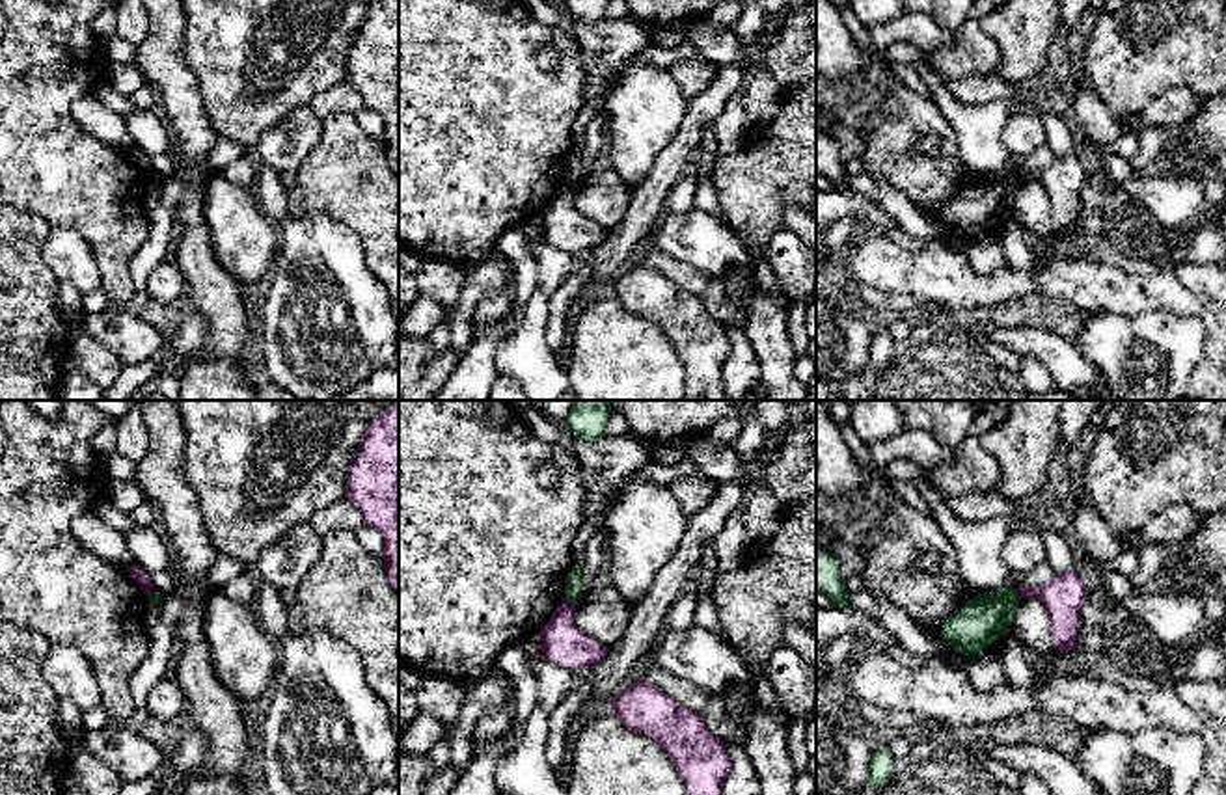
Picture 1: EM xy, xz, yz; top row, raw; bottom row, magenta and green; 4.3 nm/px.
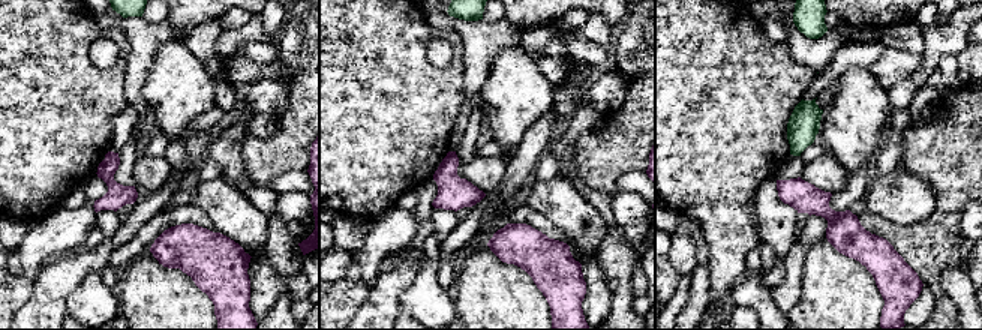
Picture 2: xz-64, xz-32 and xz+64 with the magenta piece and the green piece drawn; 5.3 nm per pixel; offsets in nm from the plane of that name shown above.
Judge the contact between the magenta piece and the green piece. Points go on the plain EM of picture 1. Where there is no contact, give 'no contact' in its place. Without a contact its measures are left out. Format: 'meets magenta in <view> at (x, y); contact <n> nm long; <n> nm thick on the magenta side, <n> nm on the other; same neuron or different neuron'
meets magenta in xz at (569, 185); contact 60 nm long; 190 nm thick on the magenta side, 80 nm on the other; different neuron

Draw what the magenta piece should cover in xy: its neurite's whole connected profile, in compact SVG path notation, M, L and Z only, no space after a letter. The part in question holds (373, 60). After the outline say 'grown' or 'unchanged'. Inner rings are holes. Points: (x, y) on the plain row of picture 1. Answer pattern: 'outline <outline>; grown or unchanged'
outline M375 0L347 56L345 80L384 121L384 155L399 175L399 0Z; unchanged

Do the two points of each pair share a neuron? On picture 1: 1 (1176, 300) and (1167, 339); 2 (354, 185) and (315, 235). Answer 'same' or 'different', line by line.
1: different
2: different

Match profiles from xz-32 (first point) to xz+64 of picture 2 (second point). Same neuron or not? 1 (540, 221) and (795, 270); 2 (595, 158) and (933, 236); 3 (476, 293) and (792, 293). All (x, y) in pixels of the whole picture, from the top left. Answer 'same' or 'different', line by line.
1: different
2: same
3: different

